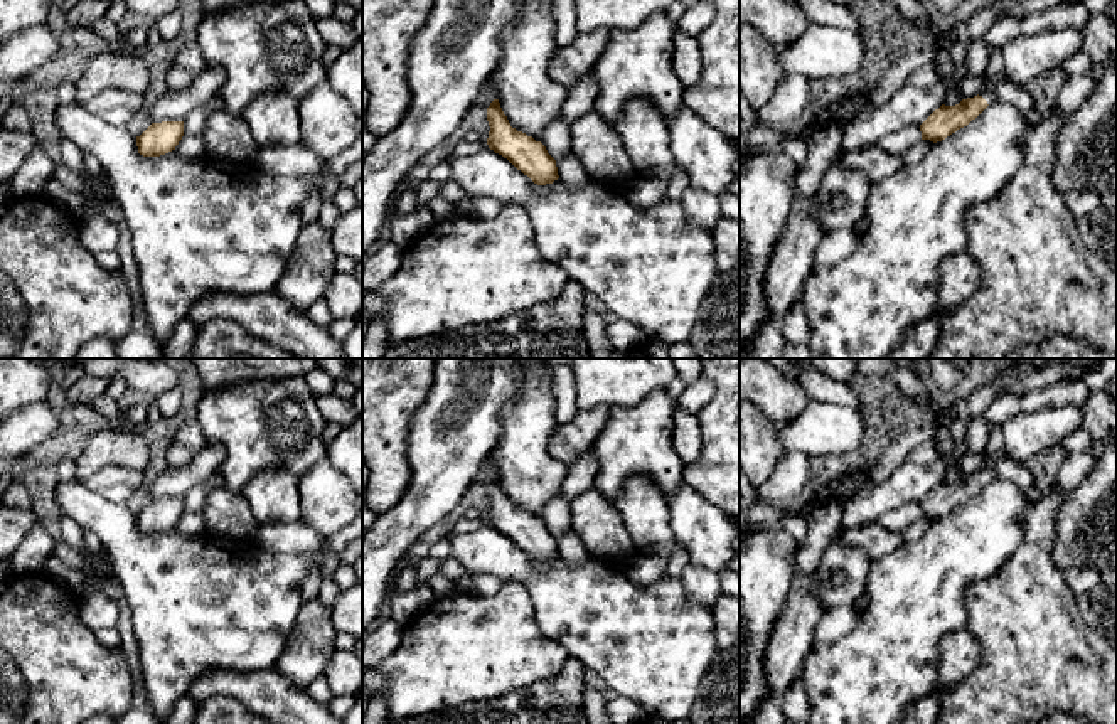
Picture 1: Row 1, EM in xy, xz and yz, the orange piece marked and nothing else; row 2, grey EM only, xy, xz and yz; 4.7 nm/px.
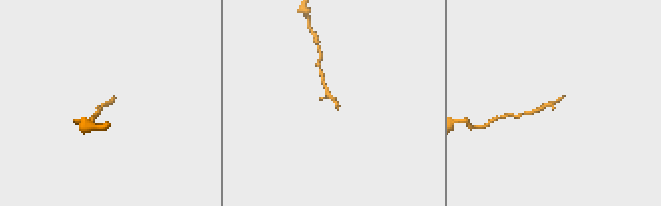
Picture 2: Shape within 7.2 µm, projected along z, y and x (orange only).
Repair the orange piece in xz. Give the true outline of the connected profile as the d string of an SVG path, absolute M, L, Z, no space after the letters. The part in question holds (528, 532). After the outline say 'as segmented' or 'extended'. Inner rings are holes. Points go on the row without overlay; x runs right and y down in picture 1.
M499 476L487 485L490 503L487 522L495 530L507 535L517 547L534 561L546 562L559 556L556 537L548 530L541 519L510 503Z | as segmented

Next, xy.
M184 498L152 500L136 514L138 530L143 534L165 532L179 522L184 514Z | as segmented

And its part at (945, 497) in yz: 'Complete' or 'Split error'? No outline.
Split error

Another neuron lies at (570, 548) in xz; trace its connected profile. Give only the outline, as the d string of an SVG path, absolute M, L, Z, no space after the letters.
M571 529L564 535L556 537L558 552L566 562L585 562L590 552L581 544L578 534Z

